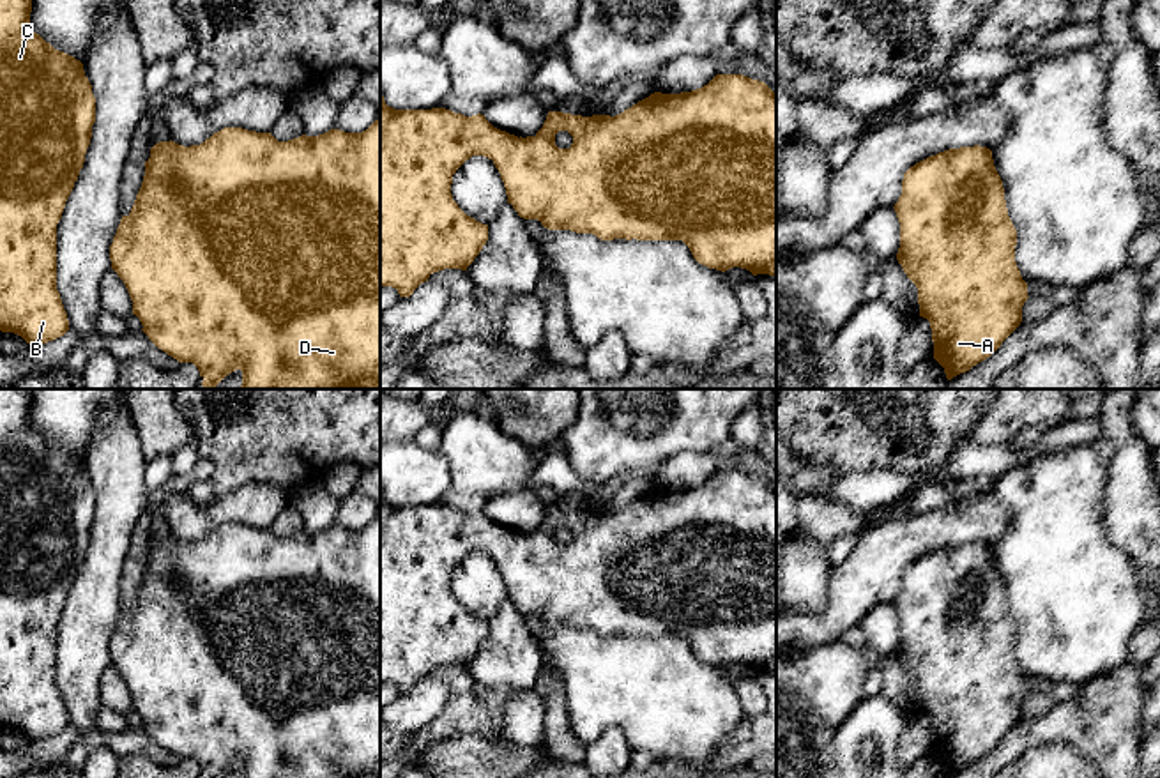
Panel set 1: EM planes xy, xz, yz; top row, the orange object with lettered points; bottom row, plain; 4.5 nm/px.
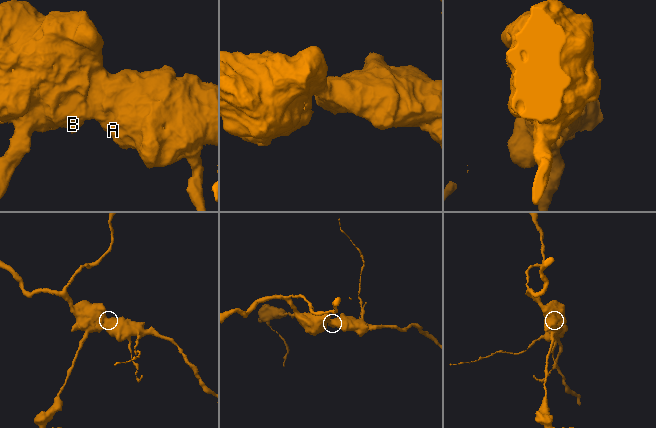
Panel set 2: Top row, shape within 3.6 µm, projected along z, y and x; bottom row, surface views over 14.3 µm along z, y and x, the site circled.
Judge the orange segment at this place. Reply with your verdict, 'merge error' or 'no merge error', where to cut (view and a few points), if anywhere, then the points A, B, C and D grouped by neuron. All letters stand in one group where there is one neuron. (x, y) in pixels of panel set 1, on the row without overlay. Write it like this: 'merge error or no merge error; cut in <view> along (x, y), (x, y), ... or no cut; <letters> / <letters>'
no merge error; no cut; A B C D

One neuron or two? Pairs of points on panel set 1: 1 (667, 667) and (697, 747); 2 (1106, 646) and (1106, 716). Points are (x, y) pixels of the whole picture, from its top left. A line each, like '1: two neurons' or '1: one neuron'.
1: one neuron
2: two neurons

